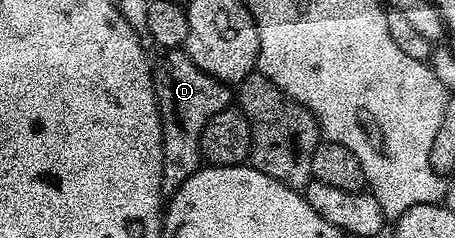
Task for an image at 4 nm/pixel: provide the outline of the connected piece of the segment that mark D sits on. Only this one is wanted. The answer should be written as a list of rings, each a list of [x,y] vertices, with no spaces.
[[[183,48],[169,49],[163,54],[164,58],[160,61],[160,66],[157,64],[154,69],[154,84],[156,86],[156,105],[160,109],[160,126],[162,127],[162,143],[164,144],[164,158],[162,159],[162,175],[164,176],[164,193],[171,195],[178,191],[178,187],[188,177],[195,177],[196,173],[202,168],[202,158],[200,155],[200,136],[202,131],[206,127],[206,123],[210,123],[210,119],[214,119],[214,115],[218,115],[218,111],[229,108],[234,101],[234,93],[232,93],[225,82],[214,79],[209,73],[204,73],[199,67],[189,59],[187,53],[184,52]]]

